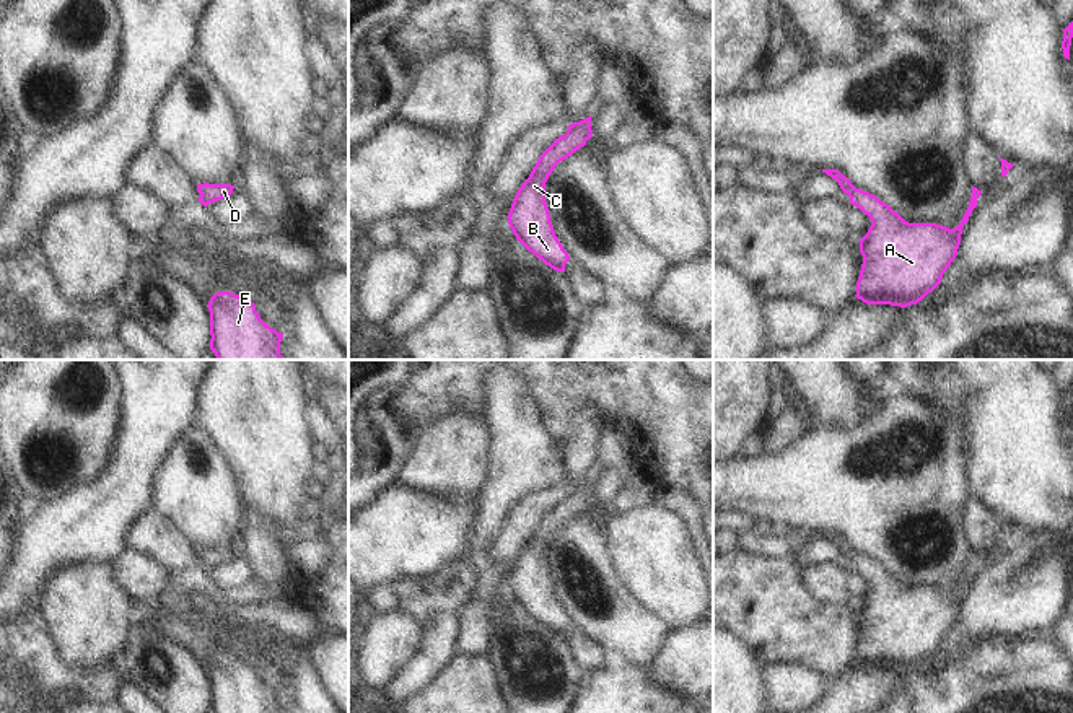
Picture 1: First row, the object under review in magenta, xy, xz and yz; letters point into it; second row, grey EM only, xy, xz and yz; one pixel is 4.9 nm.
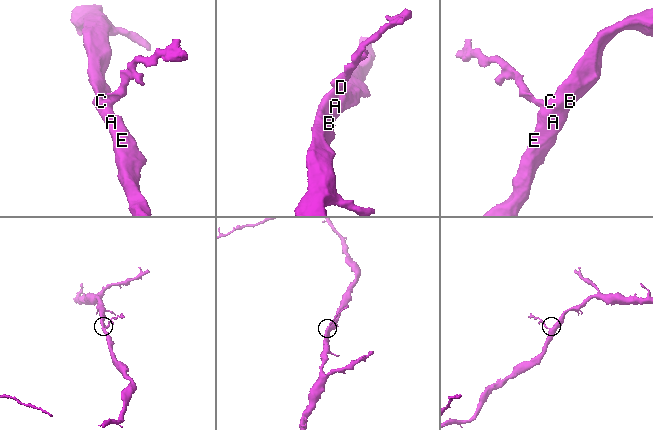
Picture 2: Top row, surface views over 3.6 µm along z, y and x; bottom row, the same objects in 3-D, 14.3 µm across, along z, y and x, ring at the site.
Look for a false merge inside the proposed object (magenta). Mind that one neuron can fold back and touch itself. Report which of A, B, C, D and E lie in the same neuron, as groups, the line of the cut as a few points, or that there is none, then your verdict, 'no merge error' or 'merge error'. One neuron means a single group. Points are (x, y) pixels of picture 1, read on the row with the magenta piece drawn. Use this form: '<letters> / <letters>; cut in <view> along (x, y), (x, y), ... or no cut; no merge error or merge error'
A B C D E; no cut; no merge error

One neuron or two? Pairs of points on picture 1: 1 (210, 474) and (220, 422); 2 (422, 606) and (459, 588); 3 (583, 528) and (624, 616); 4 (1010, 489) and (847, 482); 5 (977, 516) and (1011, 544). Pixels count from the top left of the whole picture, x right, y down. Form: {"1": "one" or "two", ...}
{"1": "two", "2": "one", "3": "one", "4": "two", "5": "one"}

